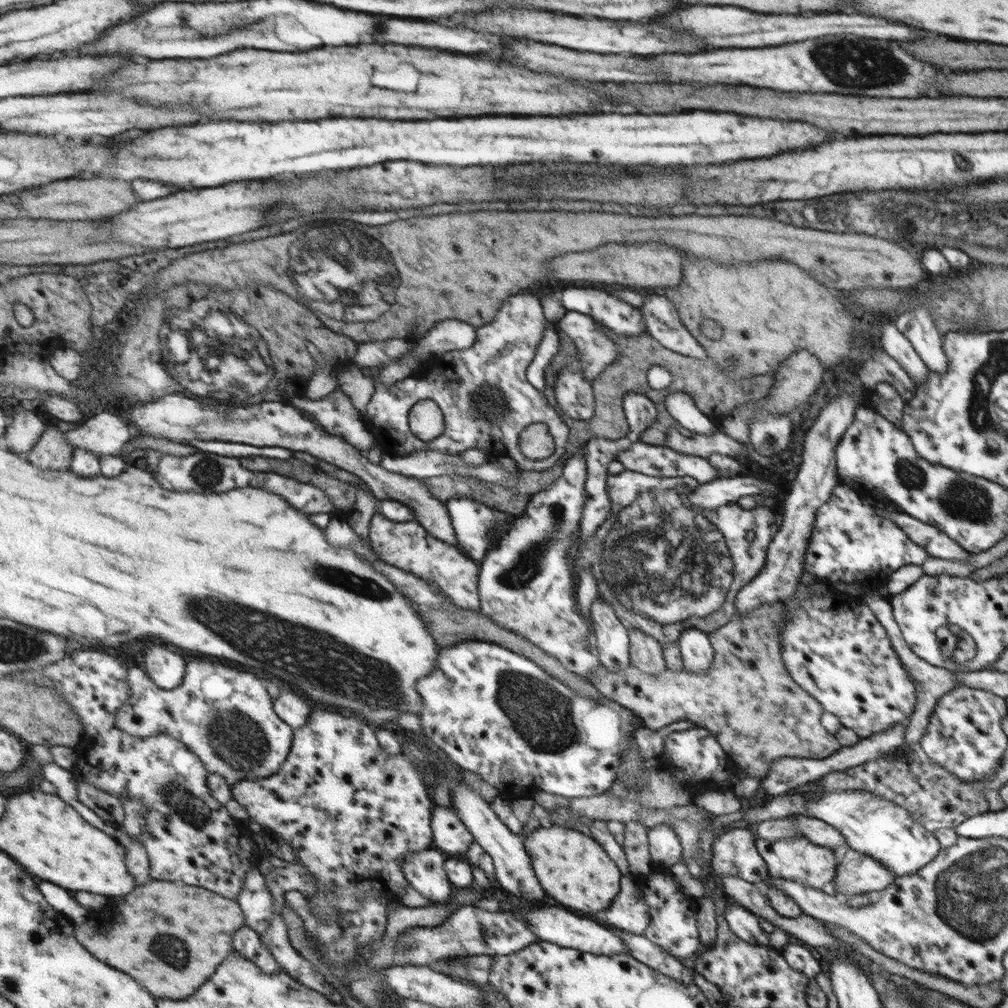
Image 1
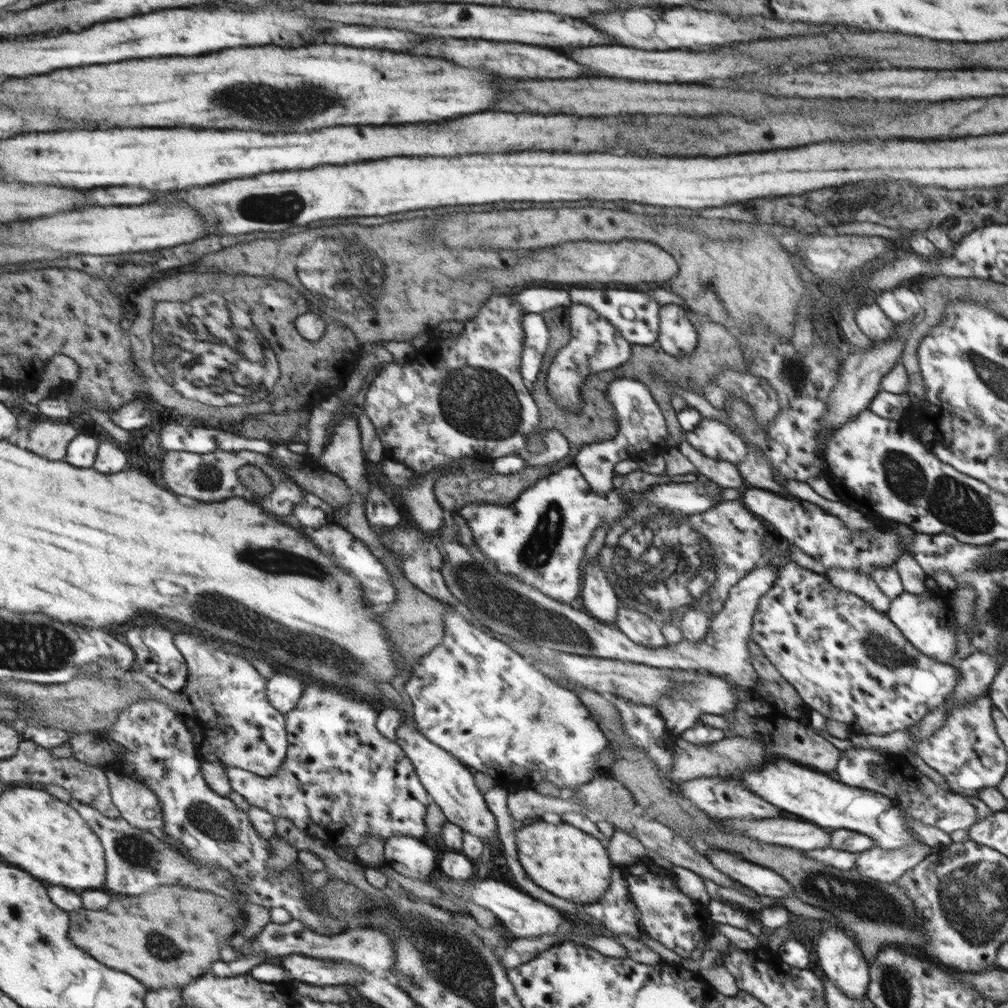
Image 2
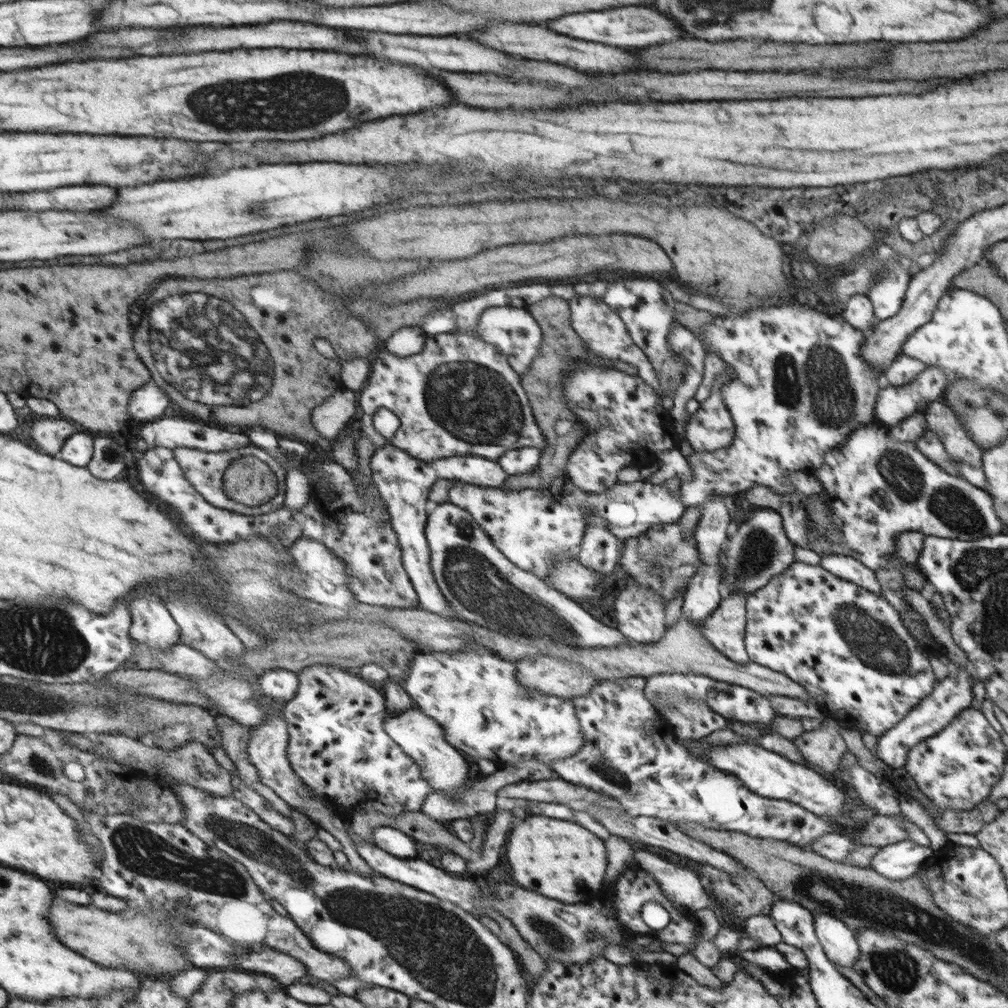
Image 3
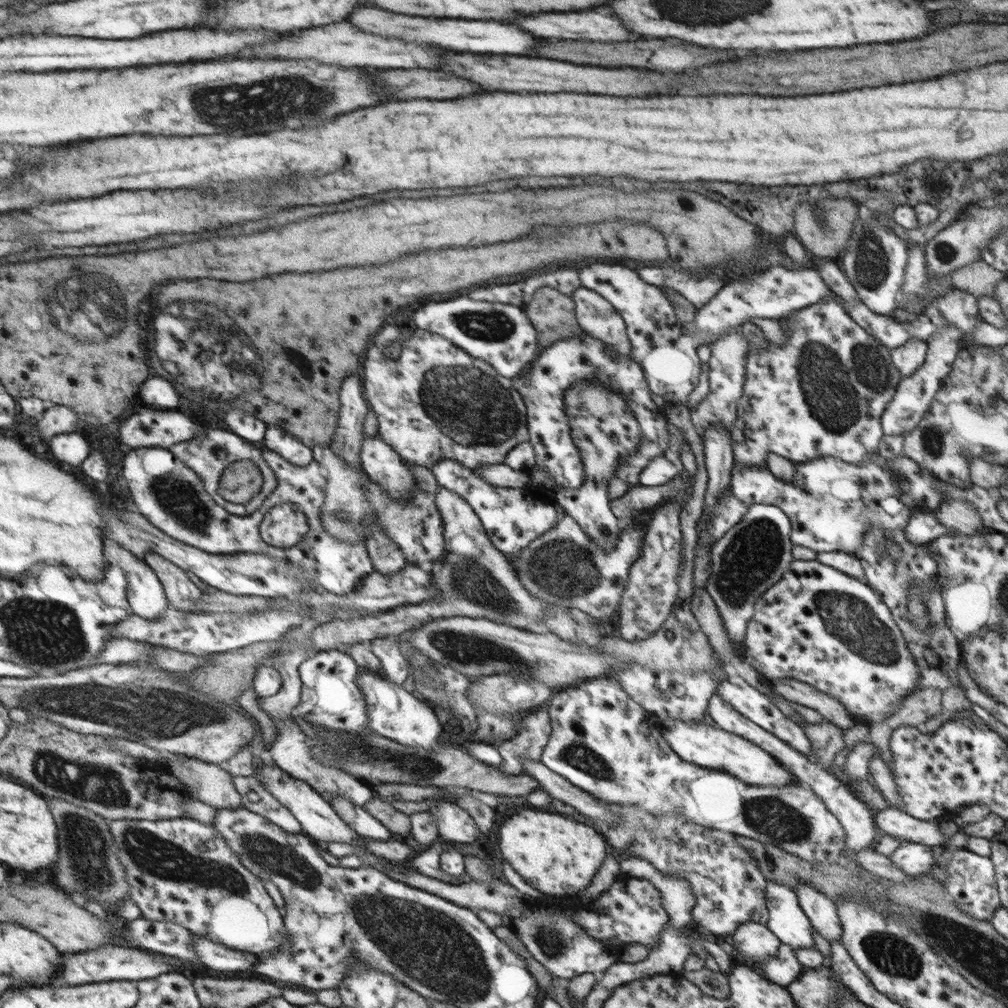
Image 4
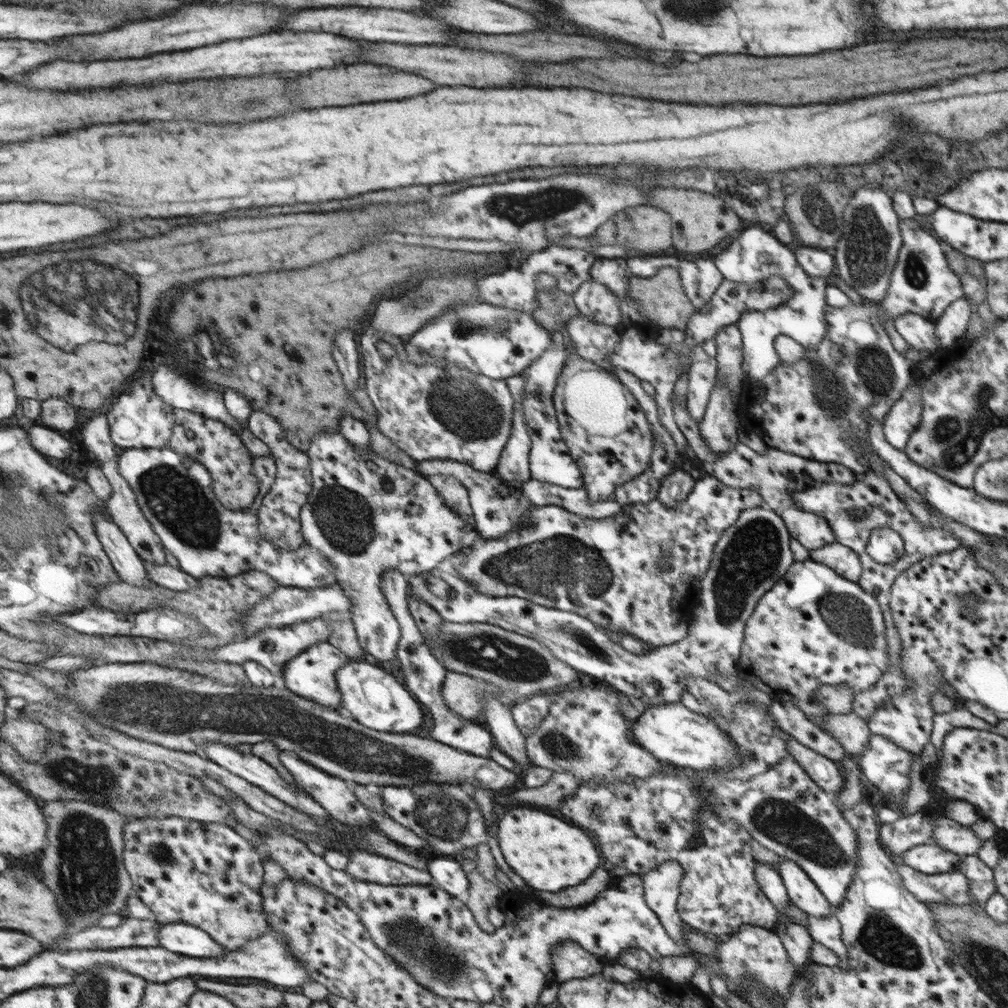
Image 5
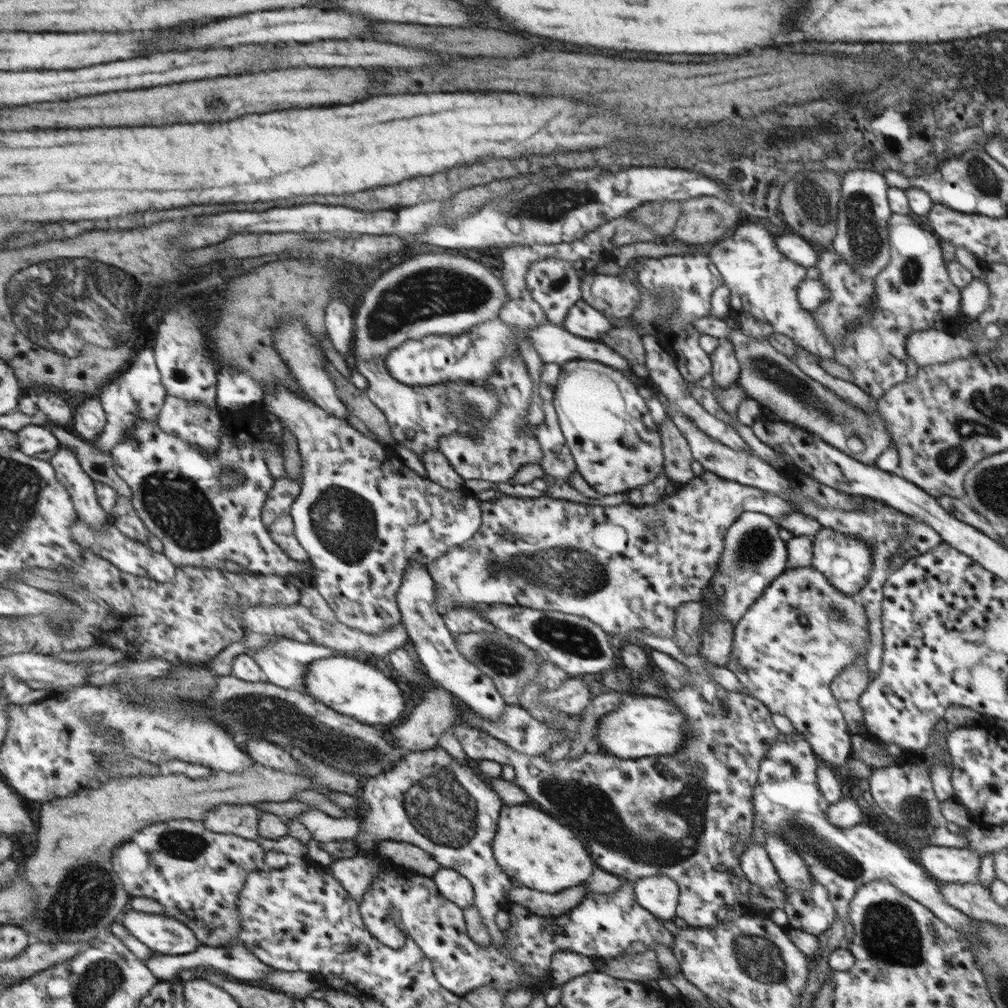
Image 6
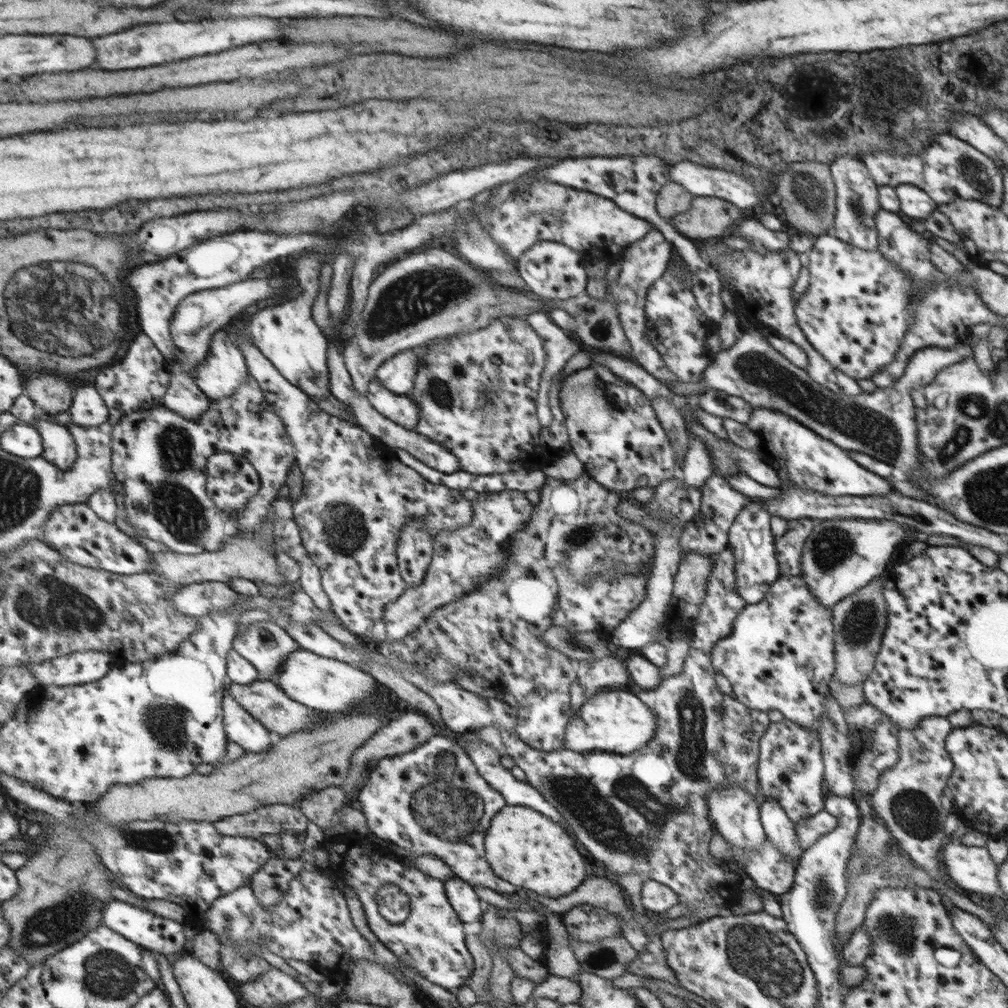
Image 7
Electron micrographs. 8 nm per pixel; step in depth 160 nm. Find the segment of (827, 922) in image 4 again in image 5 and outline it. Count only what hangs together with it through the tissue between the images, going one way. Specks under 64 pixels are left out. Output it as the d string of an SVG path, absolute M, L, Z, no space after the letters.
M780 858L776 871L781 877L787 898L799 910L809 917L821 918L831 914L829 902L795 861Z

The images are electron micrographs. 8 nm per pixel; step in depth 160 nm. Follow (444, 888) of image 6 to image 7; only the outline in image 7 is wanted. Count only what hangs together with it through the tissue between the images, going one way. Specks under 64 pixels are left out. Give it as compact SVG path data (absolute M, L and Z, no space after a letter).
M449 877L443 882L445 892L454 912L463 923L480 921L483 904L473 892L473 888L459 877Z

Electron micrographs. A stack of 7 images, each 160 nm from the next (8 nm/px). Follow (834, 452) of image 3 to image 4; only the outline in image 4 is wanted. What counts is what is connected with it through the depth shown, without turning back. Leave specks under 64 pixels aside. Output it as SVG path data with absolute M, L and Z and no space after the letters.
M875 452L874 455L870 456L870 459L867 459L865 464L861 464L861 466L853 466L853 464L847 464L842 460L833 458L833 457L817 457L802 463L792 464L793 470L793 479L792 482L783 482L775 478L775 476L771 475L771 472L767 471L765 467L755 467L755 465L751 467L739 467L739 465L733 464L733 468L731 470L730 483L728 484L729 492L733 495L739 502L742 502L746 505L754 505L754 504L770 504L776 505L786 515L789 517L792 530L790 535L790 541L794 542L795 546L802 546L808 548L809 550L815 553L821 552L844 552L847 554L853 555L855 549L861 545L861 539L863 538L864 532L867 532L871 527L882 526L883 529L889 530L889 535L893 536L895 531L898 528L904 528L904 525L909 520L909 517L912 513L912 508L914 506L920 506L922 510L926 510L926 512L930 512L935 518L938 519L939 524L942 524L945 527L947 535L965 535L965 536L973 536L975 534L984 533L985 528L983 526L983 521L979 516L979 513L969 504L963 501L959 502L951 502L951 503L943 503L942 497L939 496L938 486L940 486L940 480L937 479L931 472L927 472L926 469L919 468L918 465L915 464L914 460L911 460L910 457L906 457L903 453L897 455L894 460L893 459L884 459L878 452Z

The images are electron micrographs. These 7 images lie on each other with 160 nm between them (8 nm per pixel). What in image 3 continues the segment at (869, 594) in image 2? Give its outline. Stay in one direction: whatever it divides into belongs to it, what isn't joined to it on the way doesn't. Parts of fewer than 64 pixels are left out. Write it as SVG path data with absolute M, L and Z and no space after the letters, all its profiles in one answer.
M824 555L821 556L820 567L827 569L827 572L843 580L851 581L861 588L869 589L872 593L879 595L882 591L874 571L867 568L862 562L847 555Z

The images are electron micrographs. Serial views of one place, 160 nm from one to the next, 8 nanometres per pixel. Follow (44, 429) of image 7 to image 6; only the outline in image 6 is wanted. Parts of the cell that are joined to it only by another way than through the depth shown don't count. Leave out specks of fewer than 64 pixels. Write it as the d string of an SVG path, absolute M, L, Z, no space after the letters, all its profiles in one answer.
M65 446L50 460L54 465L58 480L63 482L74 499L78 517L86 520L93 528L106 528L110 524L109 513L99 502L96 483L83 470L77 453Z

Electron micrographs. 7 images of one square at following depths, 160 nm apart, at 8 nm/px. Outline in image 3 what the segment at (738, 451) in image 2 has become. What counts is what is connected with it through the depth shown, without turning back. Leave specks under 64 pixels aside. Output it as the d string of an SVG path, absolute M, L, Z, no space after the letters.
M726 370L714 378L713 389L709 392L709 397L705 400L698 400L697 411L687 419L685 424L685 436L687 443L691 445L694 452L701 452L704 455L712 455L713 451L721 448L727 448L733 439L734 425L731 416L727 411L720 397L720 386L733 380L735 373L732 370Z

